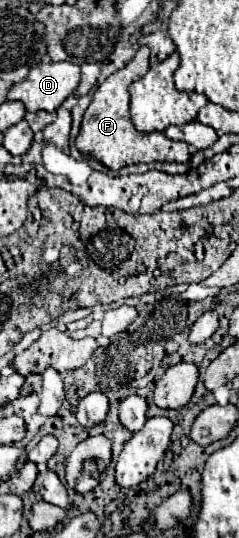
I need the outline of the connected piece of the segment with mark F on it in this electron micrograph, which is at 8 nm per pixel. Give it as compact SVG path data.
M148 46L138 48L136 56L130 60L130 64L126 64L122 70L114 72L112 76L108 76L98 86L92 104L84 112L80 134L76 138L76 148L82 154L90 154L92 158L102 162L112 172L118 172L120 168L124 168L128 164L138 164L138 162L146 162L146 164L150 164L150 162L180 162L180 164L188 164L190 162L188 144L174 142L174 140L166 138L162 132L140 134L130 124L130 112L128 112L130 94L128 94L128 88L130 88L132 82L136 82L138 78L142 78L148 72L148 68L150 68L148 60L150 60L150 48Z

